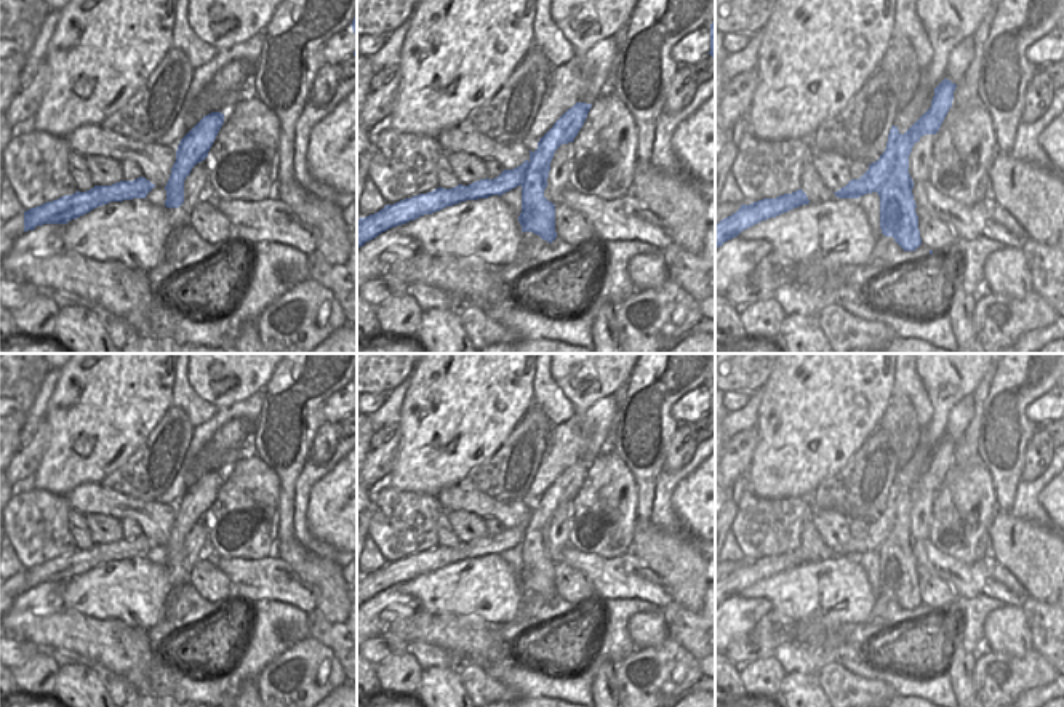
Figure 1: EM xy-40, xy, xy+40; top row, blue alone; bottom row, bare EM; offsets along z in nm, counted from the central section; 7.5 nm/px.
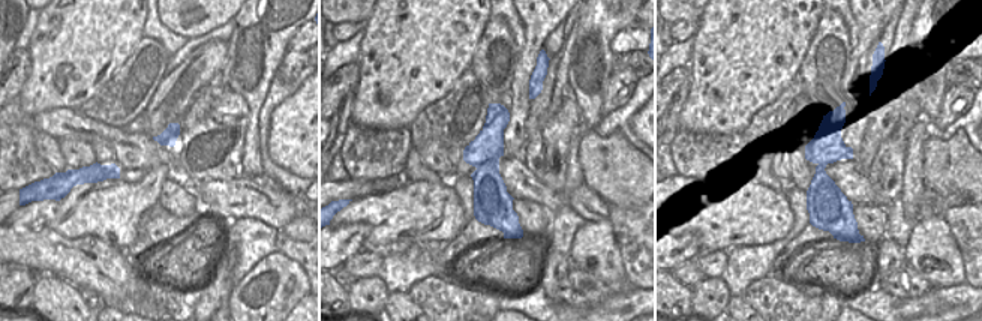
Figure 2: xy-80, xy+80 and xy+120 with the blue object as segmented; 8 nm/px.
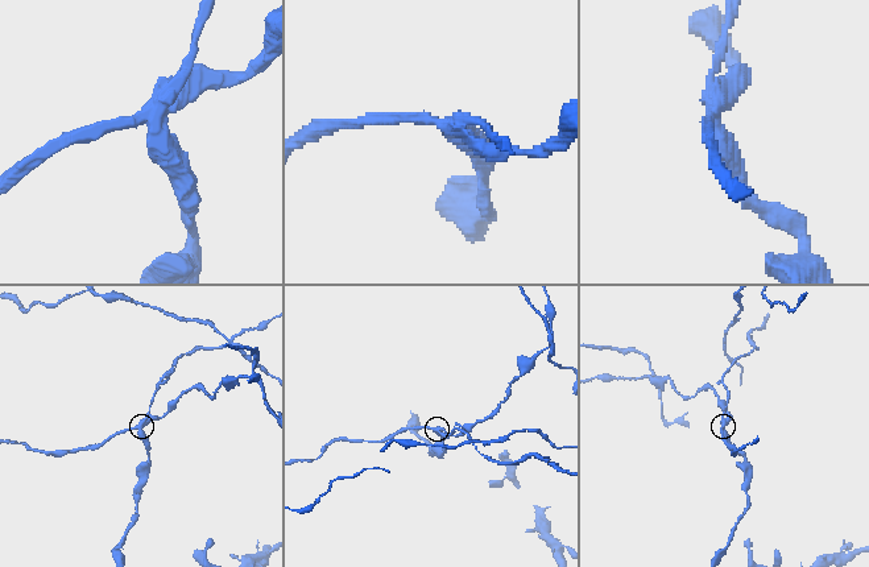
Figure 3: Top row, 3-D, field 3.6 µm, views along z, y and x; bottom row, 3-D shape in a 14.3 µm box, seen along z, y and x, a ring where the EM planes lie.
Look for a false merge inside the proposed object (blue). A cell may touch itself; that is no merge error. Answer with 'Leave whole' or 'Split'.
Split.

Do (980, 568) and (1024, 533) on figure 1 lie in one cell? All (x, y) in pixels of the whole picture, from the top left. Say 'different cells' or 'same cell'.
different cells

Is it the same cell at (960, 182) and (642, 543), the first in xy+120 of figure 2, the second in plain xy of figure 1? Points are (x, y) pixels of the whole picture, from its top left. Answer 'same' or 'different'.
same

